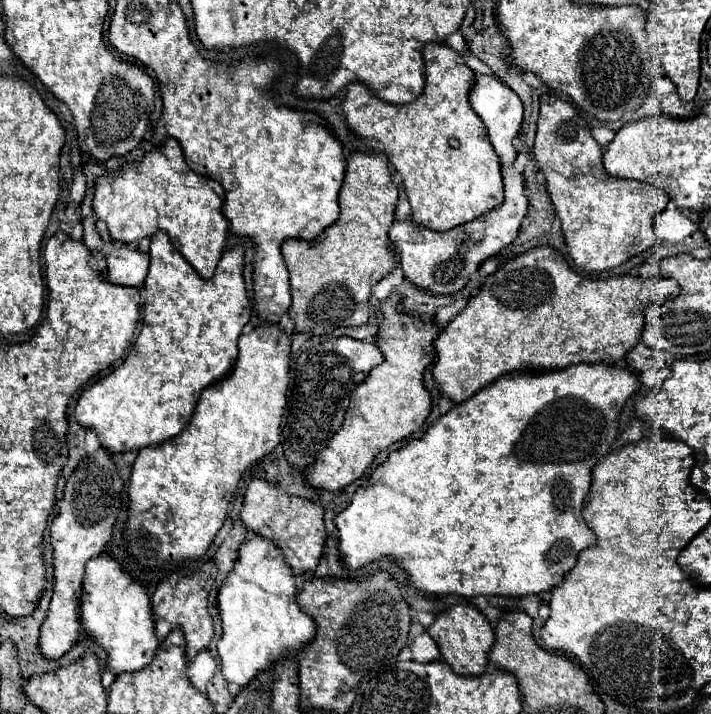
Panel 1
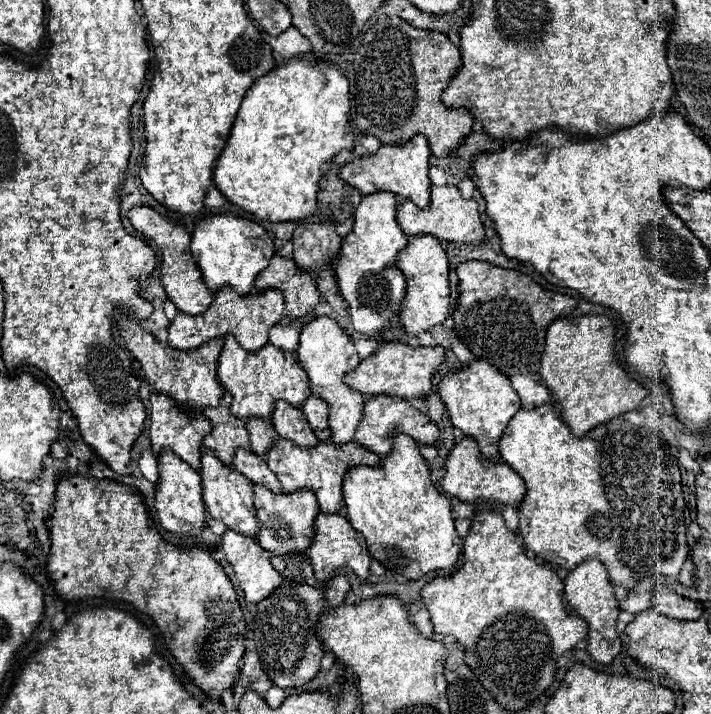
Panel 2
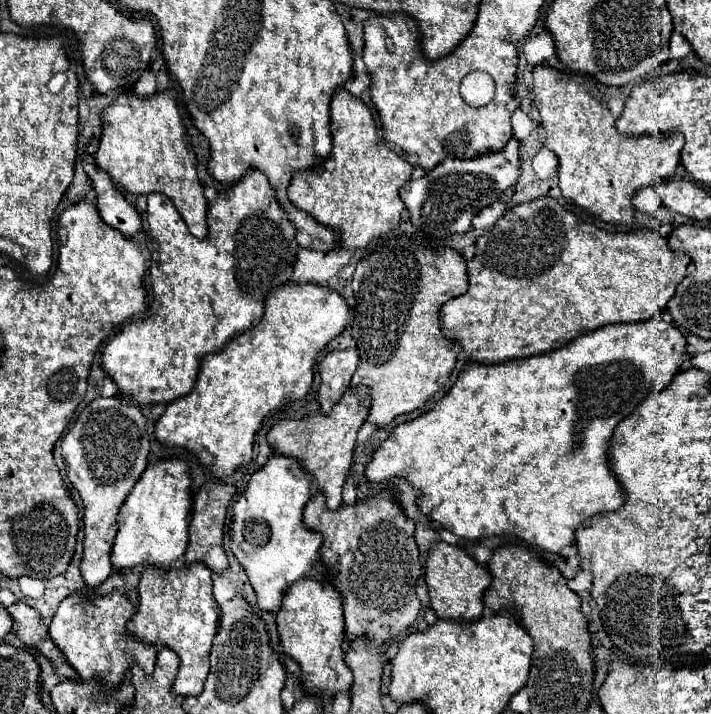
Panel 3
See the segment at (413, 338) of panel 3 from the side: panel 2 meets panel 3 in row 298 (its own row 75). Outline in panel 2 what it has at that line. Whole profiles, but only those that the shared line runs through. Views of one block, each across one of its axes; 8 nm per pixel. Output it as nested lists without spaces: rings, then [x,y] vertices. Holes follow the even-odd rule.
[[[386,16],[364,34],[362,44],[358,46],[358,52],[356,52],[356,60],[354,60],[356,114],[352,118],[354,124],[364,134],[372,134],[380,138],[382,144],[406,142],[416,134],[424,134],[428,138],[428,144],[434,156],[450,154],[470,134],[472,120],[474,120],[466,108],[448,108],[440,100],[440,94],[444,92],[450,76],[458,68],[460,68],[460,50],[450,42],[448,36],[436,30],[414,28],[398,16]]]

